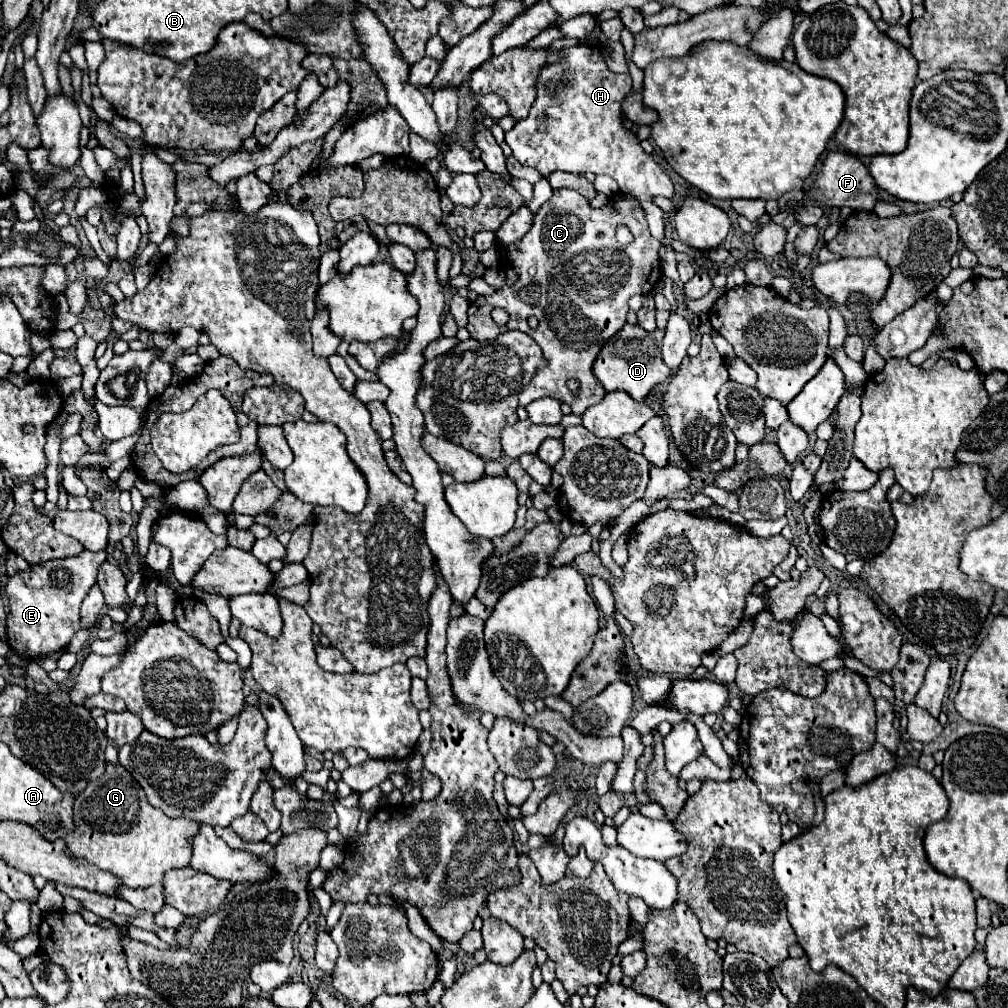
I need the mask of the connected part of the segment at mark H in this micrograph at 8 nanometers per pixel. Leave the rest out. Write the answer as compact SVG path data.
M575 46L575 48L565 48L563 50L565 60L559 64L545 66L539 74L537 80L537 100L529 112L529 116L521 122L517 122L511 130L505 132L505 142L511 148L513 156L523 164L523 166L533 166L539 170L545 178L553 174L555 170L561 172L573 172L573 174L607 174L617 180L619 188L623 194L635 196L645 210L649 230L660 242L665 234L665 224L663 224L663 210L653 202L655 196L673 196L673 184L669 176L659 168L659 164L643 152L639 146L639 140L635 138L633 132L625 130L619 122L621 116L621 102L631 90L631 76L629 74L615 74L607 68L603 54L599 48L591 46Z

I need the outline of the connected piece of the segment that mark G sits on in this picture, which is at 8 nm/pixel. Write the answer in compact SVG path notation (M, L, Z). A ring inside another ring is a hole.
M111 762L105 764L99 780L93 780L77 794L73 812L75 832L65 838L69 850L97 868L119 876L131 888L159 884L167 870L189 866L191 838L201 826L195 820L169 818L163 810L153 808L139 782L121 764Z

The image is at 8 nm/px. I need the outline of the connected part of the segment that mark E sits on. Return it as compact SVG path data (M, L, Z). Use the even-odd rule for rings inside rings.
M83 550L79 556L33 564L25 572L17 572L7 582L11 614L7 618L7 638L17 654L39 656L63 650L79 630L79 608L87 592L97 580L99 564L105 550Z

